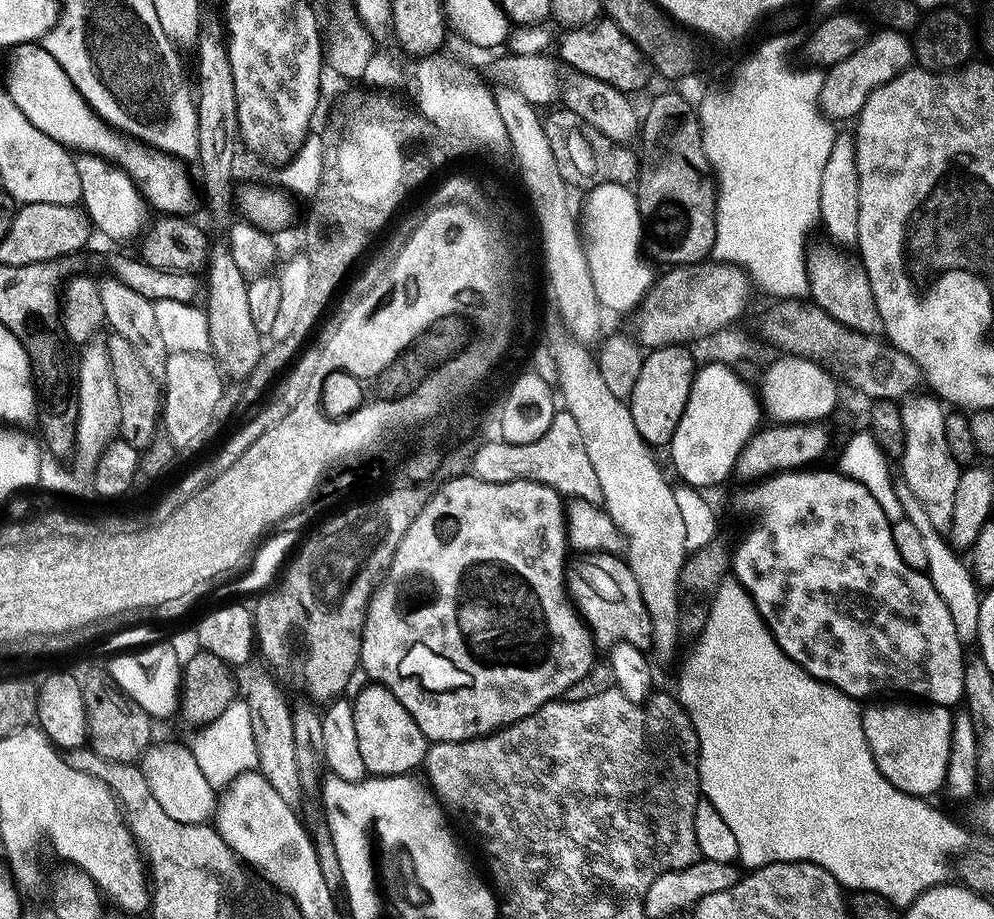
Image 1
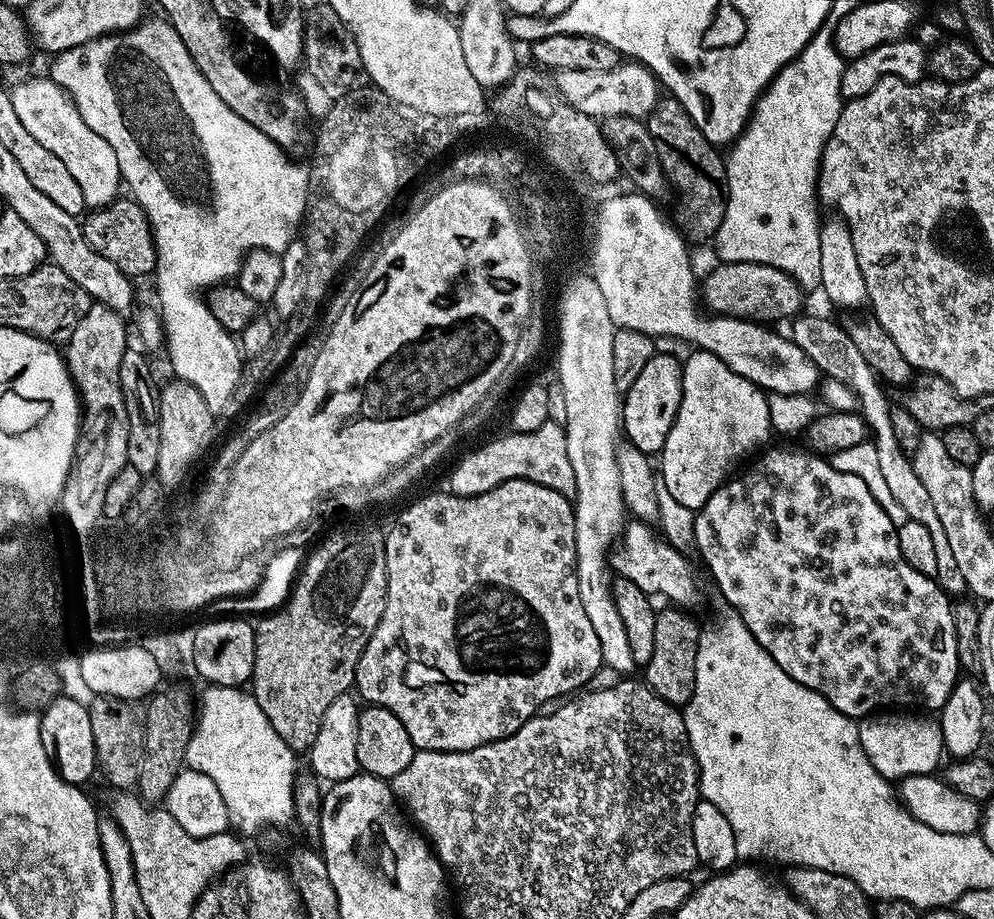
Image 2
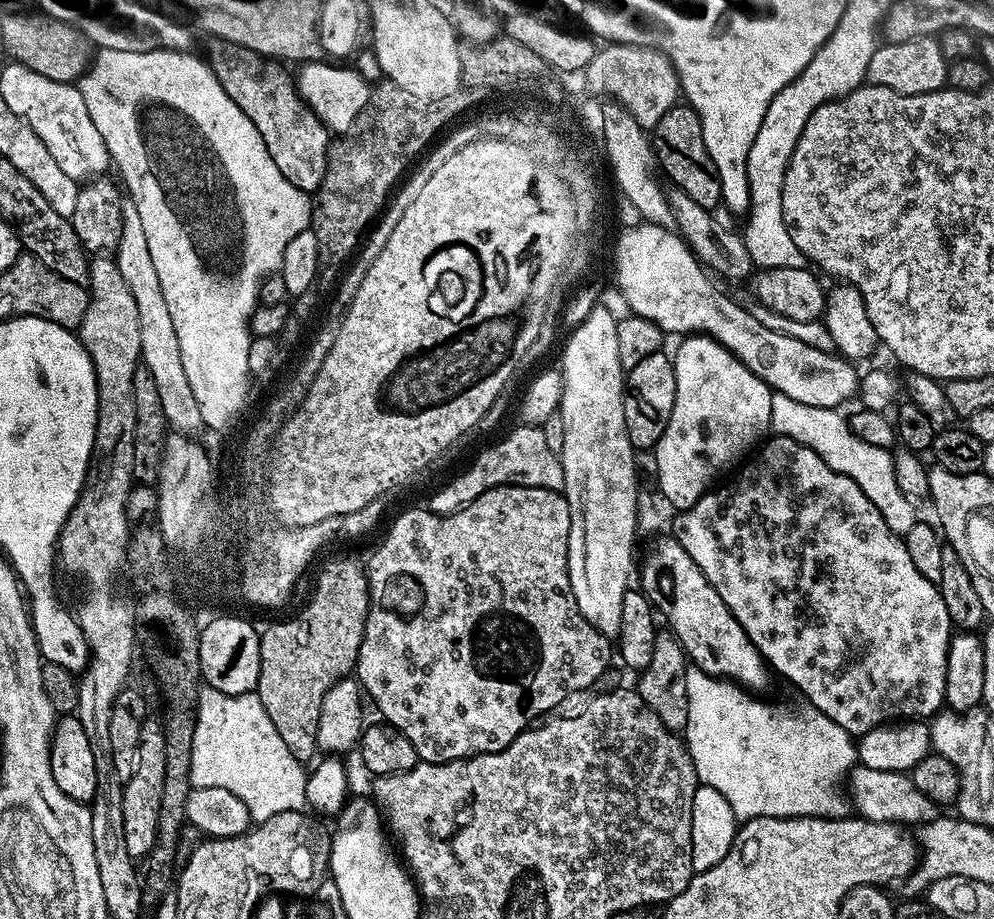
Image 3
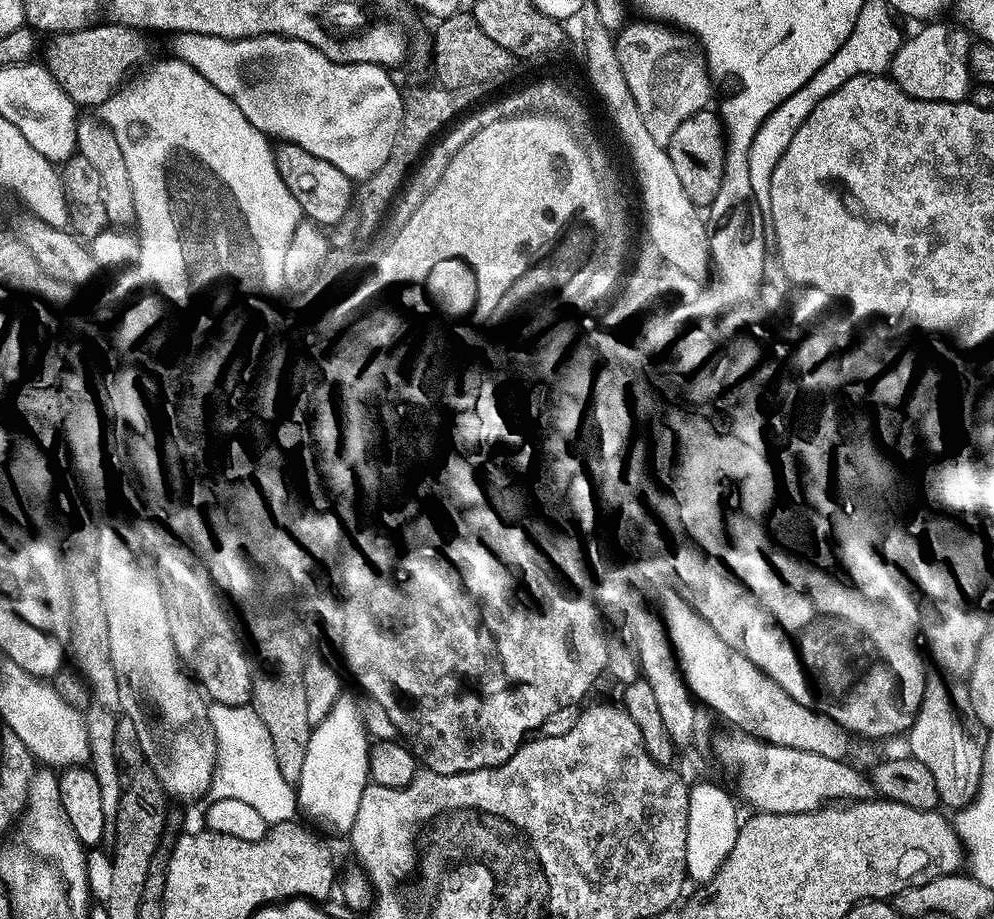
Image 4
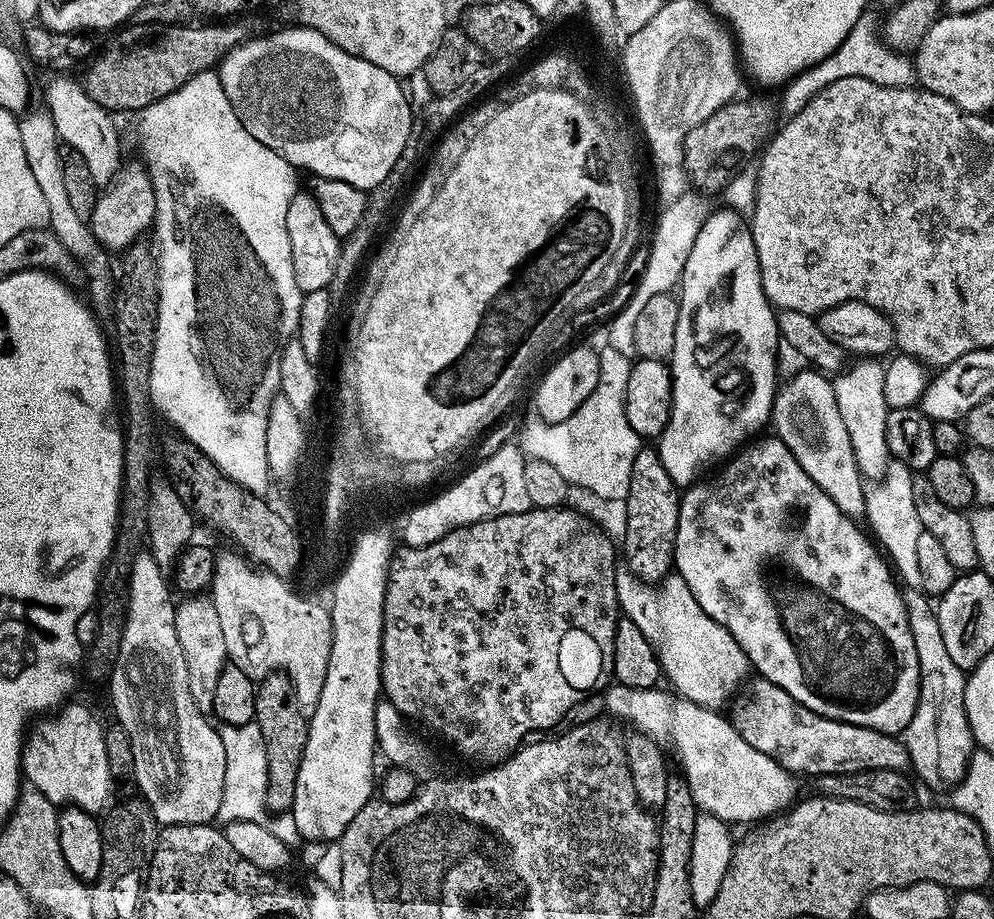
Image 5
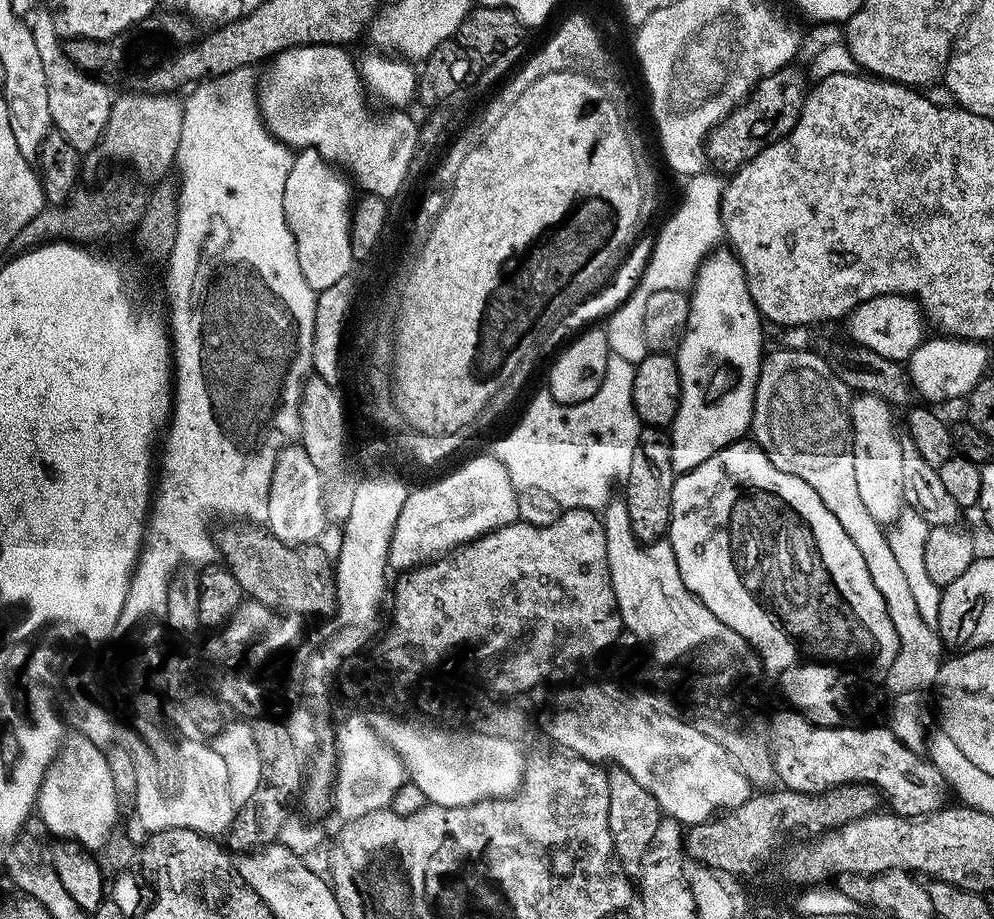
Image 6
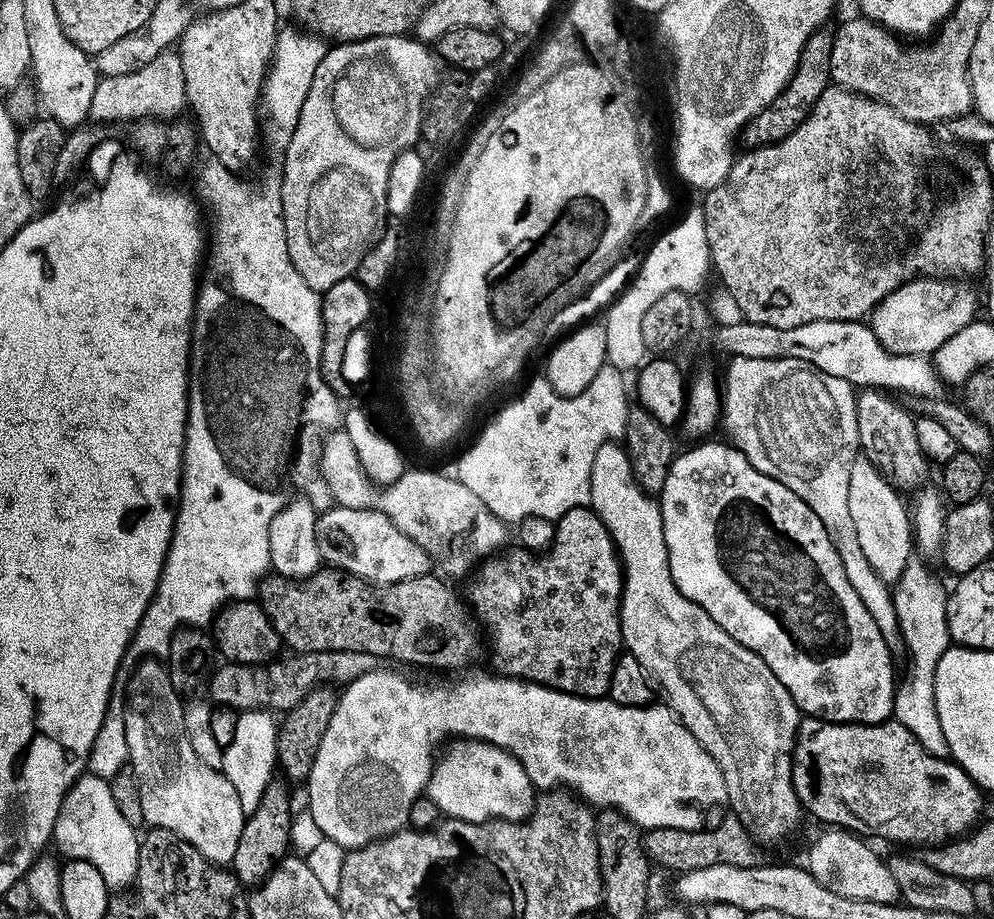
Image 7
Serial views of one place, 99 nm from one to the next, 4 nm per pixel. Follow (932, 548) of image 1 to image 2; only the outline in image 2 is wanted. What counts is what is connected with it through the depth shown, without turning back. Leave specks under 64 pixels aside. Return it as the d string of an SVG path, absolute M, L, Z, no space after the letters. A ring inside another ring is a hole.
M799 315L791 321L791 339L804 350L808 358L817 366L821 375L836 379L848 386L853 394L857 396L858 410L864 421L867 422L869 433L872 435L879 470L882 478L886 481L887 488L896 502L902 506L908 519L923 524L930 534L936 555L937 572L934 578L937 584L949 596L963 595L967 591L967 587L964 577L959 567L957 567L957 561L953 557L951 547L949 547L946 530L942 527L942 520L935 513L934 502L931 501L926 486L919 481L918 474L914 473L909 455L898 446L898 440L894 435L894 428L890 421L889 410L892 406L884 392L885 387L881 384L876 373L870 370L866 358L859 353L858 346L851 341L847 329L842 324L840 326L824 316L804 315Z

